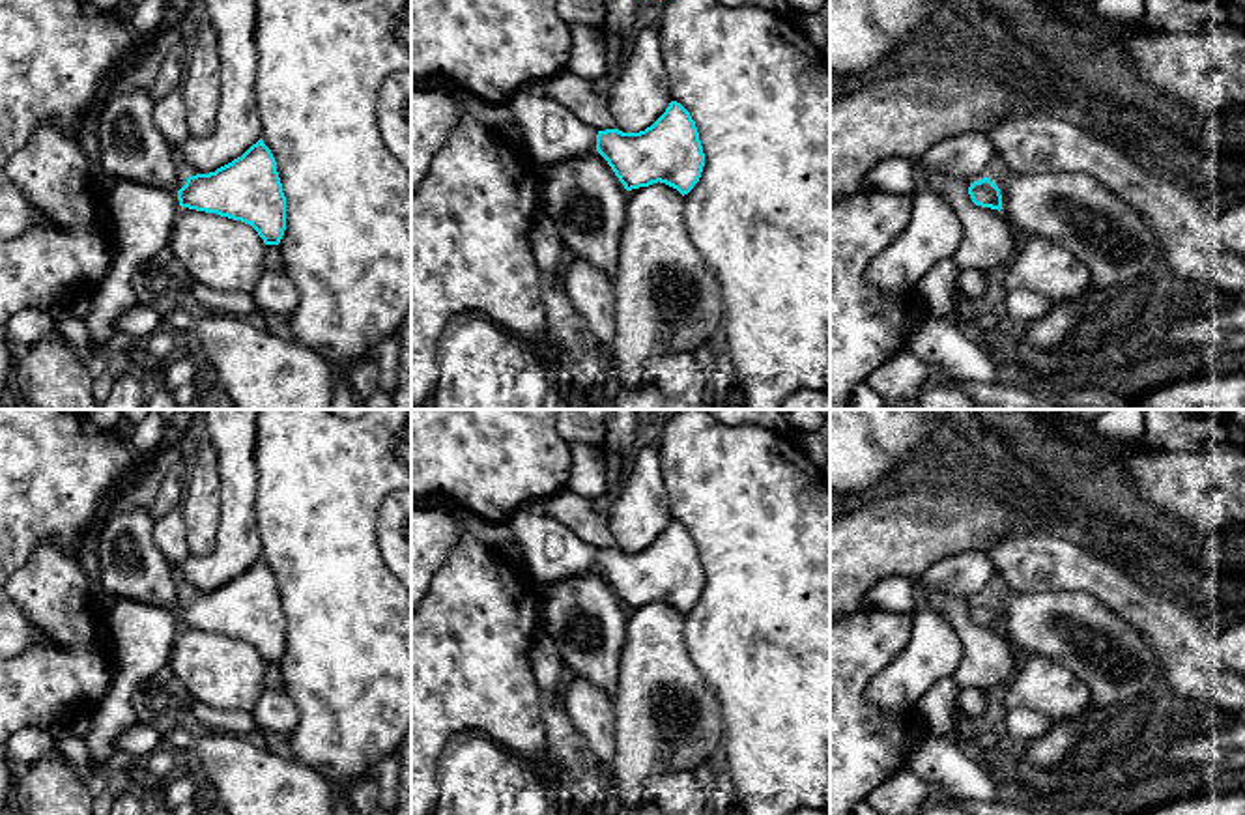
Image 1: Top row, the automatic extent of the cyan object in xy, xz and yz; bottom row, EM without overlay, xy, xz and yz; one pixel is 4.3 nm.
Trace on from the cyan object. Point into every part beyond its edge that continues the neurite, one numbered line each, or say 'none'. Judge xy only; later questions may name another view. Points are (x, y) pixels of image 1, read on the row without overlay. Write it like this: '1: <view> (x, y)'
1: xy (144, 634)

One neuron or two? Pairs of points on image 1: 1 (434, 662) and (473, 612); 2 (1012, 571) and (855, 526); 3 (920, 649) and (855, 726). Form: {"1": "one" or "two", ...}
{"1": "one", "2": "two", "3": "two"}

